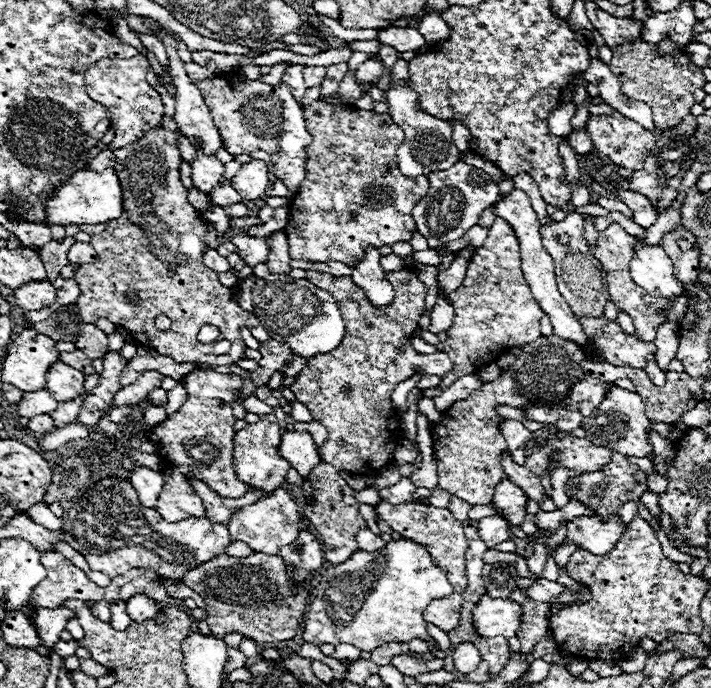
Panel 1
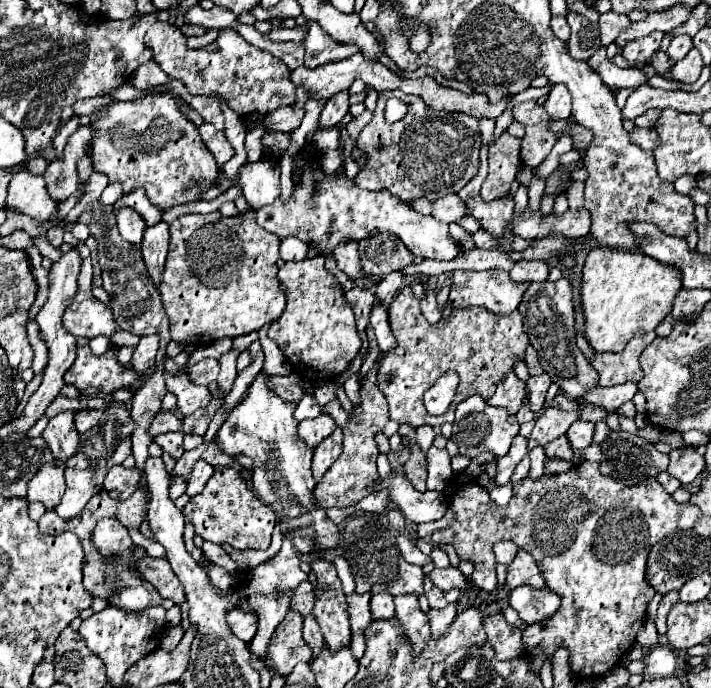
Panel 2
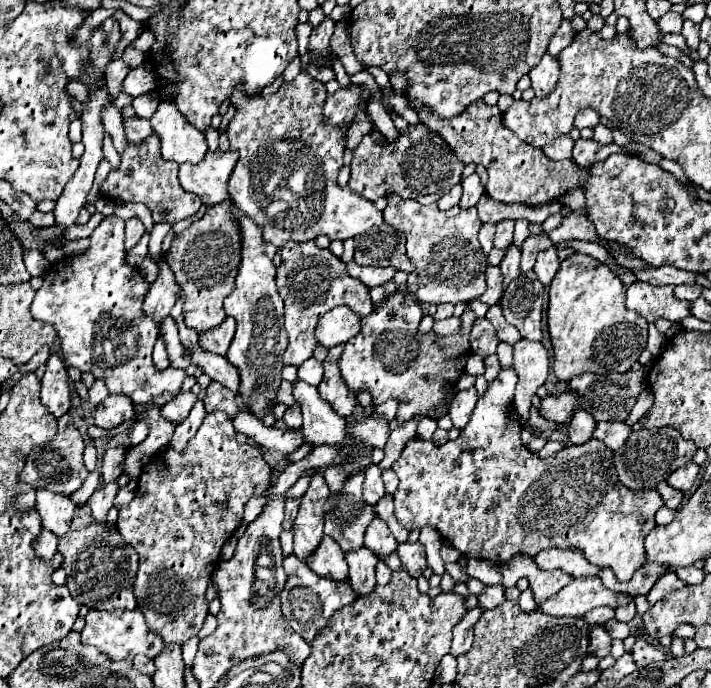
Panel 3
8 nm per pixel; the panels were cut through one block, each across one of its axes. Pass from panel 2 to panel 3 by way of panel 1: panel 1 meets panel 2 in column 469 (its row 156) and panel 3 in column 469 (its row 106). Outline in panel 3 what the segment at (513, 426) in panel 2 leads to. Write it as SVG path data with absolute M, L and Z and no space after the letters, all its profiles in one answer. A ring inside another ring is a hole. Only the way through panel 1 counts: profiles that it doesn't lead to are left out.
M468 388L468 390L460 390L456 392L454 400L452 400L452 408L450 408L450 416L452 422L458 430L462 430L468 424L468 418L472 416L472 410L476 406L476 388Z

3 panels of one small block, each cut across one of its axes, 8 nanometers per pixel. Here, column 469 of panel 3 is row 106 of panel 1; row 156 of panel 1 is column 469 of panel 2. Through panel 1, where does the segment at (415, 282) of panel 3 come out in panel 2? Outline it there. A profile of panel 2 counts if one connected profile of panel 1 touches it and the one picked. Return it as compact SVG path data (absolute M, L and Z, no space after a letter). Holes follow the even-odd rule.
M456 270L452 276L452 290L448 302L452 306L478 306L484 310L490 310L492 314L512 314L520 302L524 292L528 290L528 282L512 282L508 278L508 272L504 270L484 270L484 272L466 272L466 270Z

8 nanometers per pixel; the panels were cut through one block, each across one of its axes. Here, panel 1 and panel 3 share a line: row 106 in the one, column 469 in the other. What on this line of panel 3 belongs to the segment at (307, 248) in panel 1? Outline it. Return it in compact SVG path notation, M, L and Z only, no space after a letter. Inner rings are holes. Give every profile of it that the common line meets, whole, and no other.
M396 290L380 304L380 308L374 308L370 316L362 318L360 334L346 342L338 362L342 378L352 392L370 390L374 406L384 404L390 398L398 400L398 426L404 426L412 418L434 414L434 418L440 418L448 412L456 382L464 374L470 356L470 330L476 318L478 316L466 308L458 332L446 338L434 332L422 334L418 330L422 320L420 304L408 292Z

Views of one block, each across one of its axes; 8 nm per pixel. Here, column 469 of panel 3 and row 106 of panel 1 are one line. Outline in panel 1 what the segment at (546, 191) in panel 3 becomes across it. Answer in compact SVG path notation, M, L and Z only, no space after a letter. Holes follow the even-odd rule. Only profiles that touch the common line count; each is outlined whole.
M138 54L126 60L102 58L96 64L92 64L86 72L86 94L110 110L110 124L114 128L114 140L108 144L110 150L132 144L144 132L162 124L164 104L160 94L146 82L146 70L148 60L142 54Z

